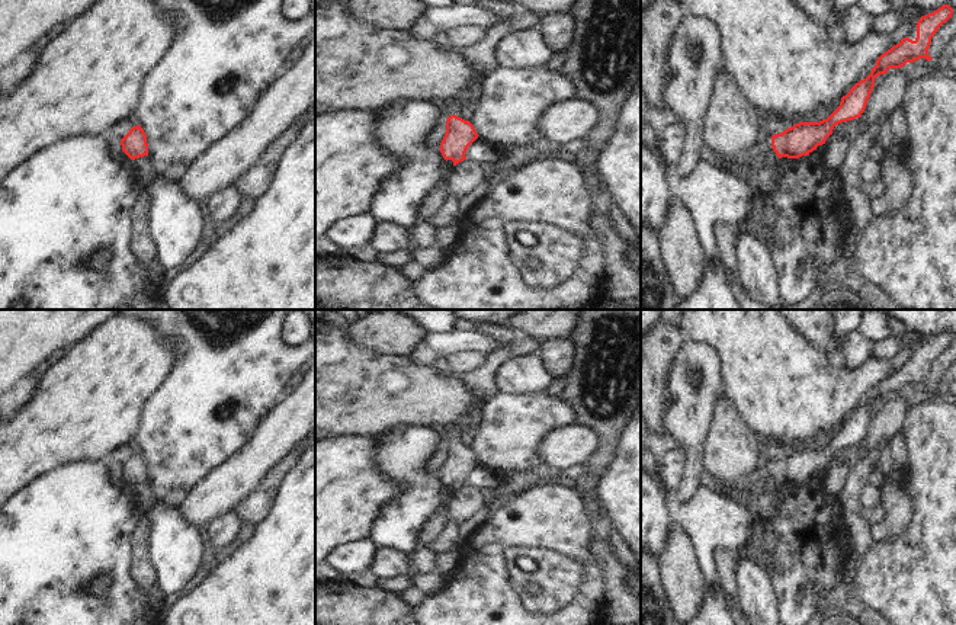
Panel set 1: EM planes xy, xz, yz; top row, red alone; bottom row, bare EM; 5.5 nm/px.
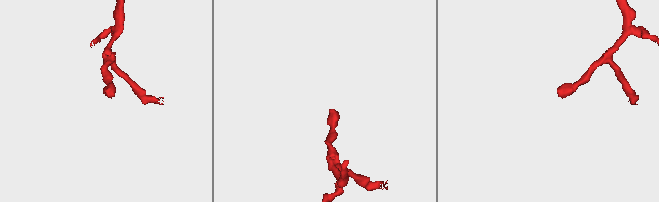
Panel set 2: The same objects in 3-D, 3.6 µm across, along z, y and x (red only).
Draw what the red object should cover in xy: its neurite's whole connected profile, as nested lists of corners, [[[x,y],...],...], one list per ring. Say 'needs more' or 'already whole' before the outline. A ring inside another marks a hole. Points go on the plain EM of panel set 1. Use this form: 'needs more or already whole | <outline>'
already whole | [[[141,451],[132,452],[121,465],[122,477],[131,484],[148,481],[147,461]]]

